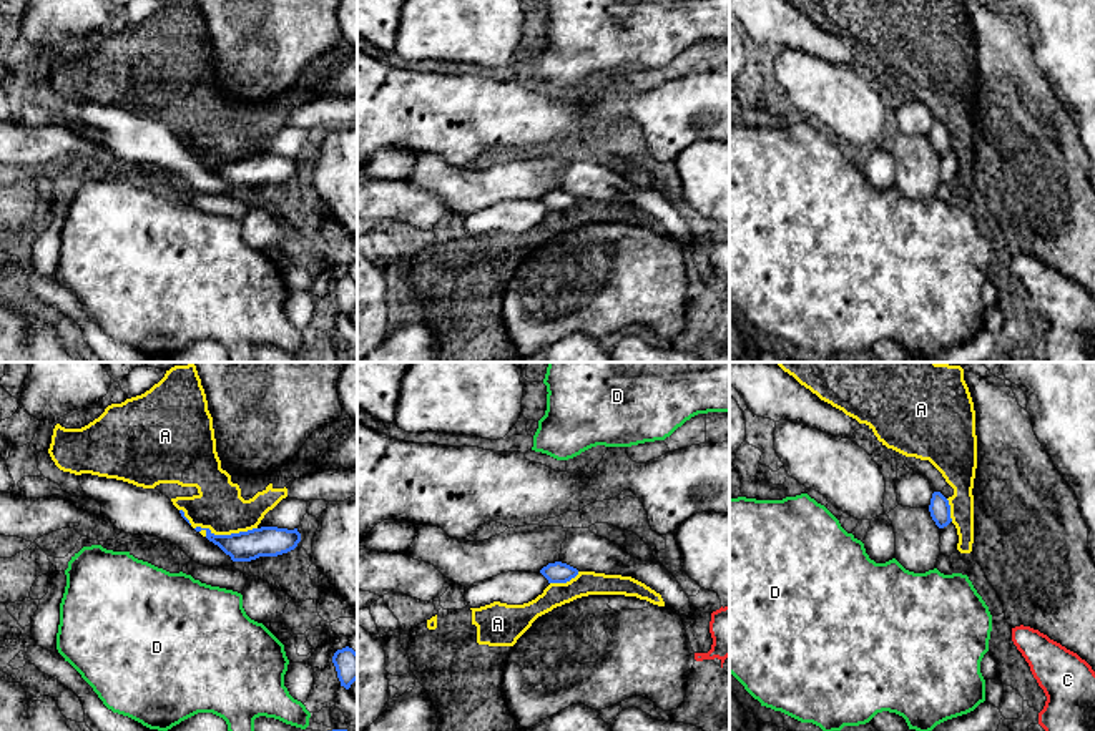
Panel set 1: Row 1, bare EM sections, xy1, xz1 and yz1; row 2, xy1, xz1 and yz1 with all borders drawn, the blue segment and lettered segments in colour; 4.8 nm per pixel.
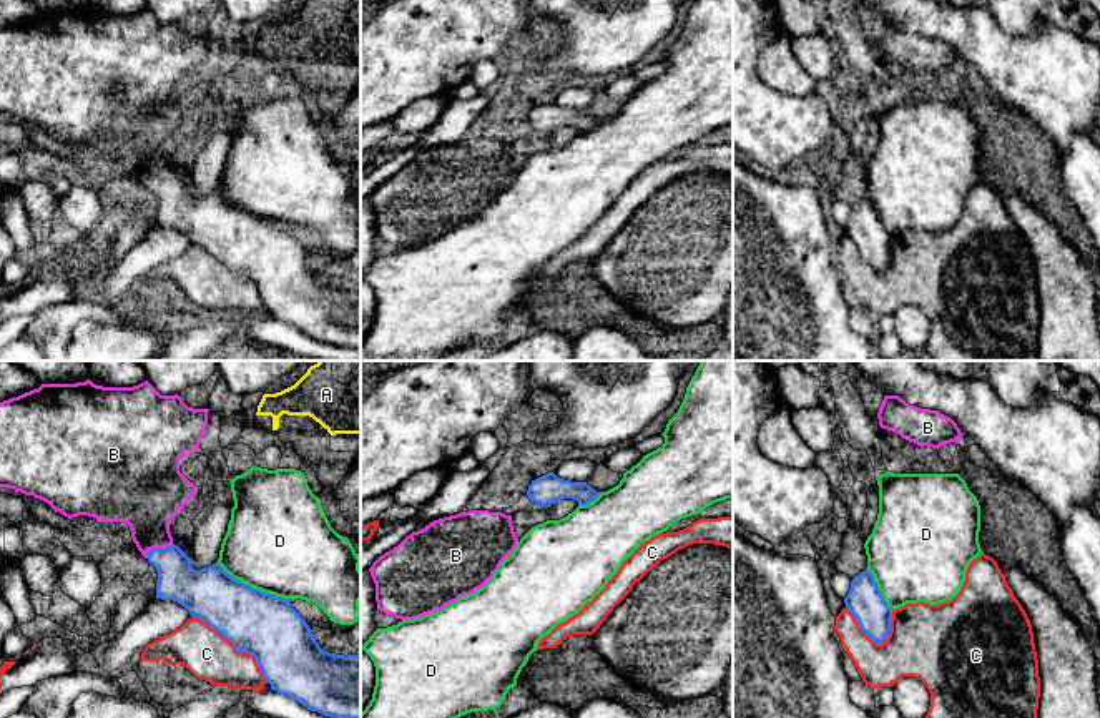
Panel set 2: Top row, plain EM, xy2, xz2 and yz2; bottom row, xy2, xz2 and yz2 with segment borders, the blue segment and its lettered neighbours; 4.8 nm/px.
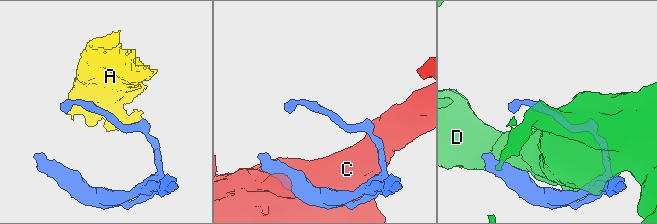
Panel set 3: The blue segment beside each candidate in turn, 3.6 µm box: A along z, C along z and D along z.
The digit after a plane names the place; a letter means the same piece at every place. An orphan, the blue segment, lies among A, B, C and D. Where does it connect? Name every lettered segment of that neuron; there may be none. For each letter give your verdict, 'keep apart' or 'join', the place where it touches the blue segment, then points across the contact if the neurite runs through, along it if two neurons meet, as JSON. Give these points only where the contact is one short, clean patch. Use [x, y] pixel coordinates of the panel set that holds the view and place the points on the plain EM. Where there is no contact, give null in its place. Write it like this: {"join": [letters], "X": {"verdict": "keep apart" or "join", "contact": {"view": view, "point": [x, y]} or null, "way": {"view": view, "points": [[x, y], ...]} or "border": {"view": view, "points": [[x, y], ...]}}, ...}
{"join": ["B"], "A": {"verdict": "keep apart", "contact": {"view": "xy1", "point": [225, 163]}}, "B": {"verdict": "join", "contact": {"view": "xy2", "point": [157, 177]}, "way": {"view": "xy2", "points": [[176, 208], [173, 193], [157, 177], [150, 160], [147, 127]]}}, "C": {"verdict": "keep apart", "contact": {"view": "xy2", "point": [235, 273]}}, "D": {"verdict": "keep apart", "contact": {"view": "xy2", "point": [251, 215]}}}

